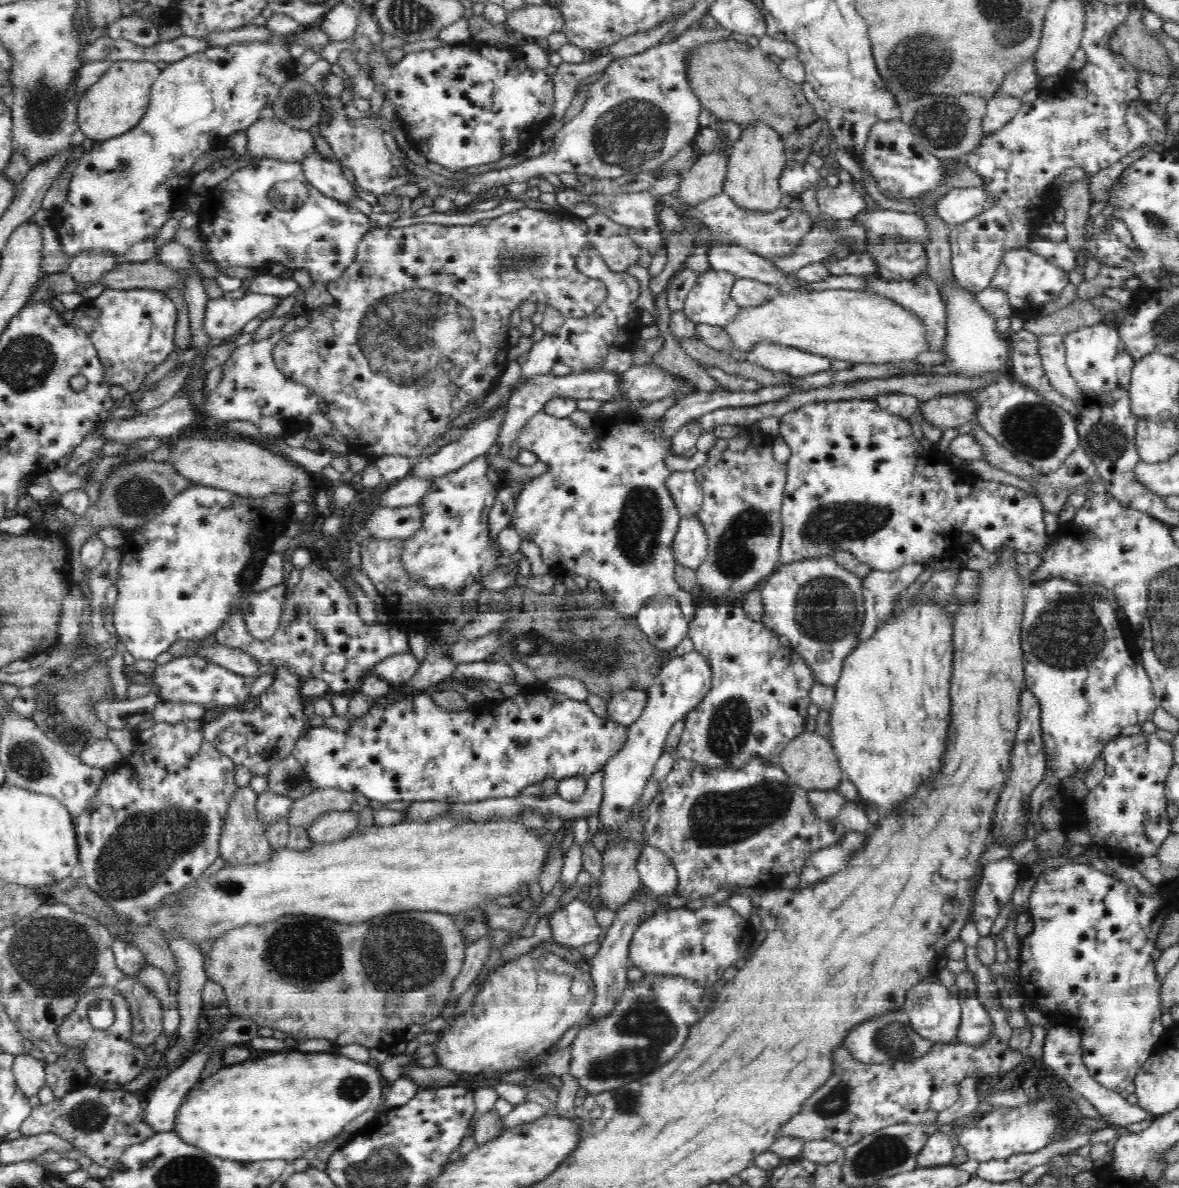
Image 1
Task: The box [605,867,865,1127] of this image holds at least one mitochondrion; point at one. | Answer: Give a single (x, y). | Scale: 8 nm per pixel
(838, 1099)

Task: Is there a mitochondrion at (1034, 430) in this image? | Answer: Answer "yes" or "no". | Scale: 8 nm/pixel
yes

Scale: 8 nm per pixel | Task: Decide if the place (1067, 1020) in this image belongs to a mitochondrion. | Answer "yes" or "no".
no

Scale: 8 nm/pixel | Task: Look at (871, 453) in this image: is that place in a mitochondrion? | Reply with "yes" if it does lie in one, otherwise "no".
no

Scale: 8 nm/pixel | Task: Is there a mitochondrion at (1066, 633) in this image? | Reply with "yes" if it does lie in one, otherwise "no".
yes

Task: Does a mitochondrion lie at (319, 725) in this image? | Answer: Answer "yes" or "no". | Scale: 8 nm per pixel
no

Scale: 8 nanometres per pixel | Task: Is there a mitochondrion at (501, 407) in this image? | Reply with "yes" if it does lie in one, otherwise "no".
no

